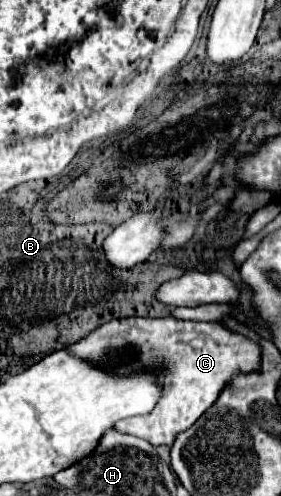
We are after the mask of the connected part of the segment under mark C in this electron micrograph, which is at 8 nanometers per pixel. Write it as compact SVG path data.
M171 316L111 320L65 350L107 372L129 376L147 370L155 376L163 392L155 408L145 416L125 418L113 426L117 432L143 438L155 448L171 446L177 432L191 428L235 374L257 370L261 358L261 348L253 340L229 332L219 322L191 322Z

